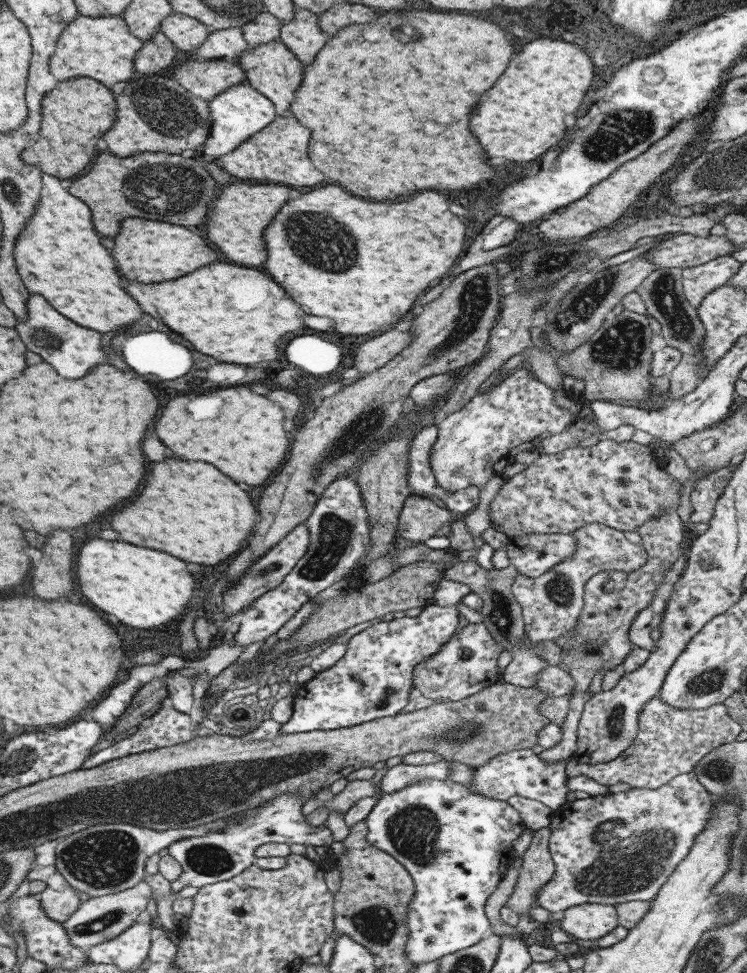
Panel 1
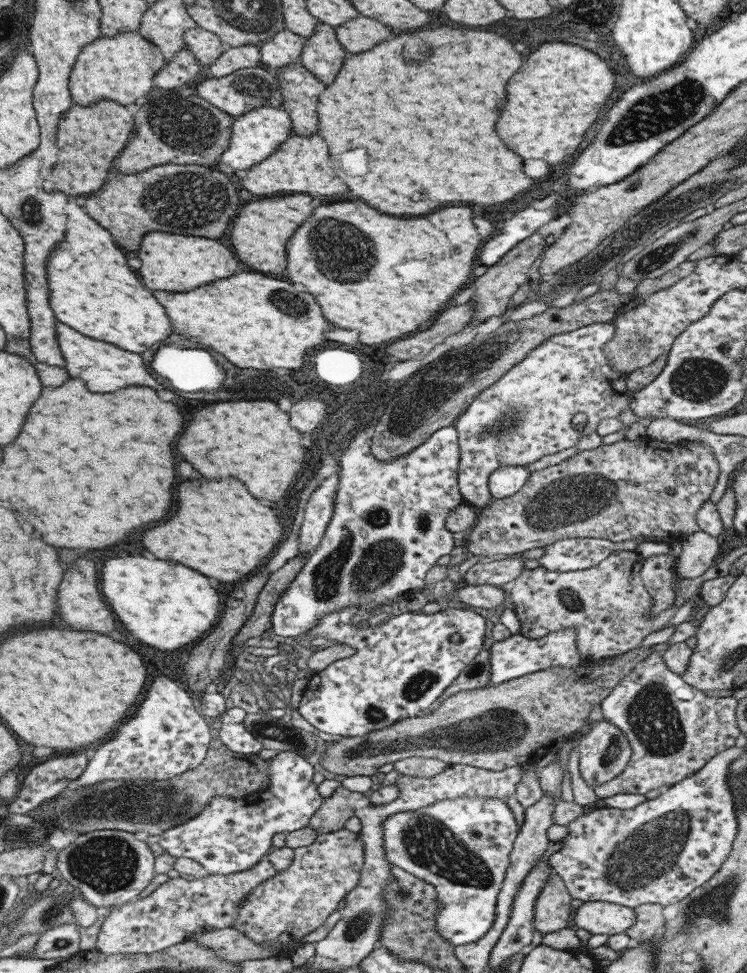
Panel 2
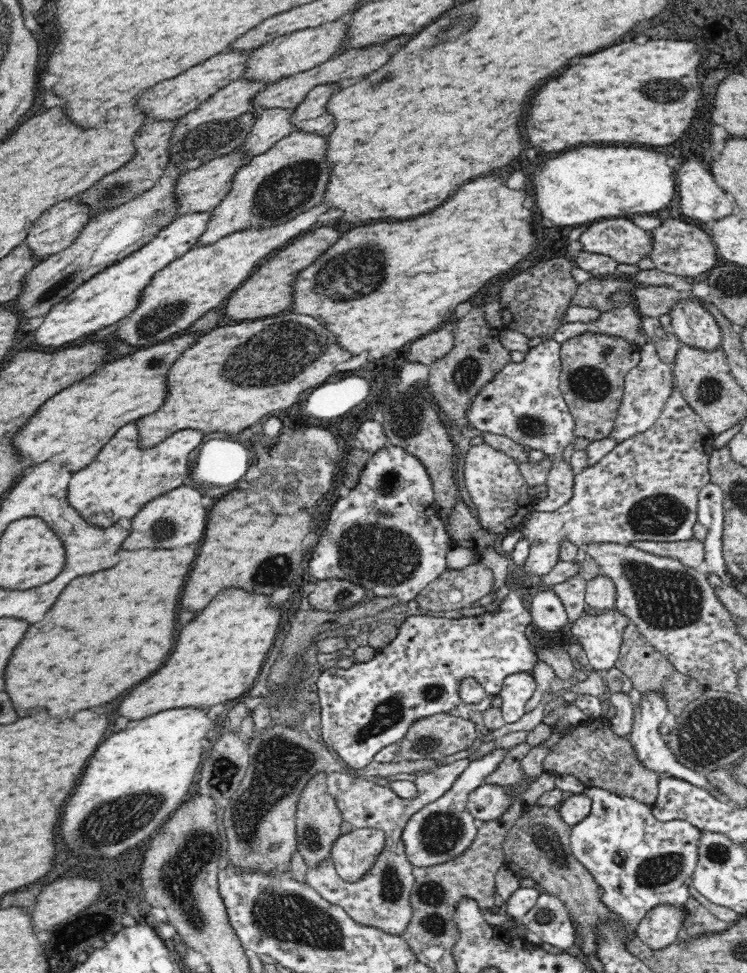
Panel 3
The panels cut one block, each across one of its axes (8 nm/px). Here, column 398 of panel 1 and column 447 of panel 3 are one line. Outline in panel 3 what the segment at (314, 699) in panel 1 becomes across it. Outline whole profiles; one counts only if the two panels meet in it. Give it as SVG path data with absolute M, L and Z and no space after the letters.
M508 589L497 598L496 603L497 605L494 610L484 610L484 612L470 617L437 617L428 615L425 611L421 611L421 614L409 615L397 628L394 640L385 647L375 649L374 656L369 661L356 661L348 669L330 667L322 670L317 679L317 693L319 694L319 704L321 706L321 737L324 740L323 742L326 743L325 746L335 752L338 755L339 760L346 763L346 765L350 766L352 769L362 770L366 768L368 764L373 762L376 754L379 754L379 751L383 750L384 747L394 743L398 744L402 741L402 738L404 738L408 732L408 726L410 726L412 722L419 721L422 718L435 714L448 713L449 711L454 713L454 707L461 702L460 697L457 696L460 680L468 676L471 676L480 682L488 695L492 694L495 696L492 700L494 706L501 706L500 697L497 695L501 690L501 684L503 683L504 678L516 672L534 672L534 666L536 666L539 656L536 655L537 651L534 651L534 647L532 647L533 644L529 641L526 631L530 622L533 622L533 618L530 616L530 613L524 609L524 605L522 605L522 601L520 601L519 593Z

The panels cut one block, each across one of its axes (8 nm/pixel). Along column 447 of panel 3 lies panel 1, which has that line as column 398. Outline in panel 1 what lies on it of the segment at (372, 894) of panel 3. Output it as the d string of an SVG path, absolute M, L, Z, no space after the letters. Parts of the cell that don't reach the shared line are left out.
M442 759L440 762L423 766L400 763L393 768L388 768L385 776L377 785L378 794L394 794L426 779L447 781L449 779L449 764L446 760Z

